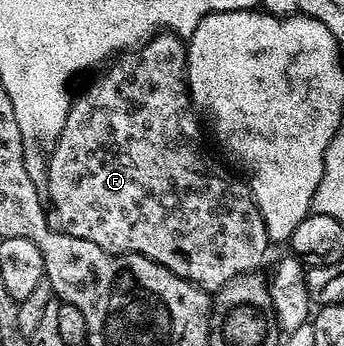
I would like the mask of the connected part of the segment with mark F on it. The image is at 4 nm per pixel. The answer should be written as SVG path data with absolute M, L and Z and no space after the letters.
M162 30L153 39L145 41L140 48L120 53L109 66L110 68L98 80L91 81L78 96L76 93L72 97L67 122L47 156L47 171L49 173L47 200L51 208L51 203L53 203L53 208L57 211L58 218L61 219L59 221L60 227L67 234L71 234L75 238L83 238L87 242L95 242L95 246L116 256L139 254L151 258L156 264L162 264L164 268L171 270L179 278L190 280L192 284L197 284L210 294L215 294L224 284L231 282L237 276L257 272L260 269L260 264L265 260L265 251L271 248L269 231L259 214L259 206L251 194L248 183L240 175L237 175L238 177L232 176L205 149L206 133L203 131L202 121L189 99L187 48L182 37L173 32Z

